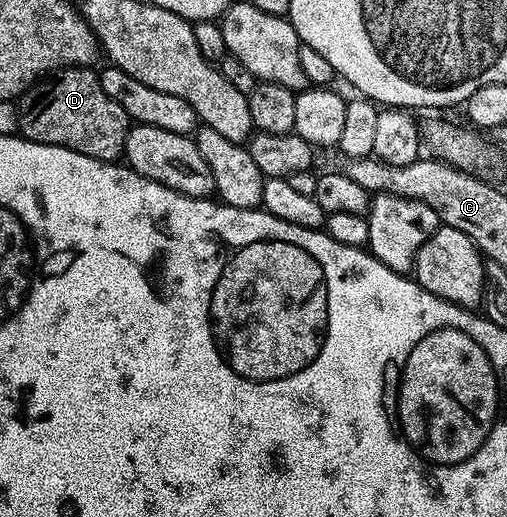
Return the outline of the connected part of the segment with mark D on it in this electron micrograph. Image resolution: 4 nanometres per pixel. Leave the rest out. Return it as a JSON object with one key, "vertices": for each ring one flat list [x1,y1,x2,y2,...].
{"vertices":[[91,67,69,68,63,74,57,75,56,80,48,88,48,93,37,104,23,109,20,118,20,132,24,139,33,140,39,144,62,146,66,150,74,150,78,154,86,154,86,158,94,158,101,162,116,162,124,156,124,147,128,138,130,121,126,110,102,90,99,75]]}

